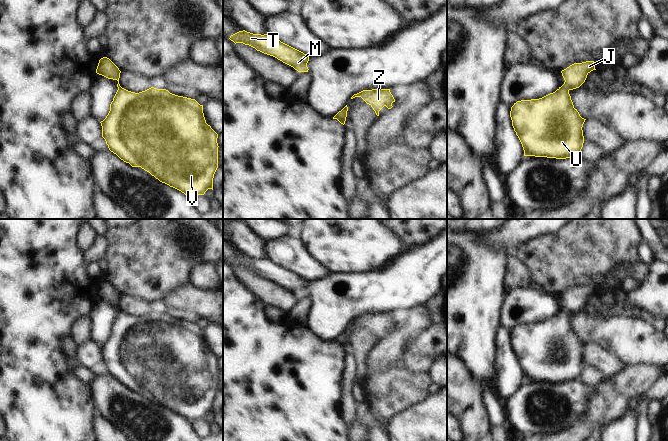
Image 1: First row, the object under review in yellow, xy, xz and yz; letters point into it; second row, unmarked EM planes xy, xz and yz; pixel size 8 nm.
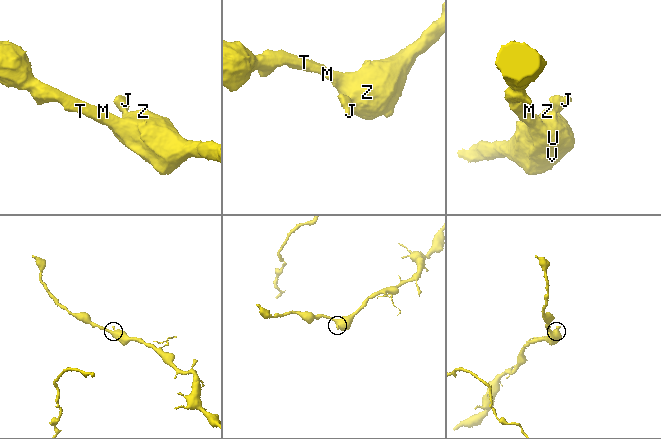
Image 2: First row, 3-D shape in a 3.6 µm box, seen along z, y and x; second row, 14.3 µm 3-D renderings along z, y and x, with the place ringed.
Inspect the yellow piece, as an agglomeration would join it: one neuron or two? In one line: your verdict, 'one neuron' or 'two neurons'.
one neuron

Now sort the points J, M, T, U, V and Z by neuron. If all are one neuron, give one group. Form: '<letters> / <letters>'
J M T U V Z

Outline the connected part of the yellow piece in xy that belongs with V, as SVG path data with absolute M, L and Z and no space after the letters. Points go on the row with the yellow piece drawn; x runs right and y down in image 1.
M107 57L99 60L96 73L118 81L118 90L110 104L110 111L100 122L102 137L109 150L132 167L141 167L160 182L181 191L190 198L204 195L208 189L213 190L213 178L218 168L218 134L206 123L203 105L195 99L172 94L166 89L151 87L139 93L128 91L119 84L121 71Z

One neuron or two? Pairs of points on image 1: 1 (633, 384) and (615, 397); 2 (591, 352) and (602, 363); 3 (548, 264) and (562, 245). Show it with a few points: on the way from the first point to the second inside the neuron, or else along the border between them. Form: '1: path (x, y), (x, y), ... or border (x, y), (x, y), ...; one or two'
1: path (629, 384), (619, 393); one
2: path (594, 355), (599, 360); one
3: path (553, 259), (562, 250); one

